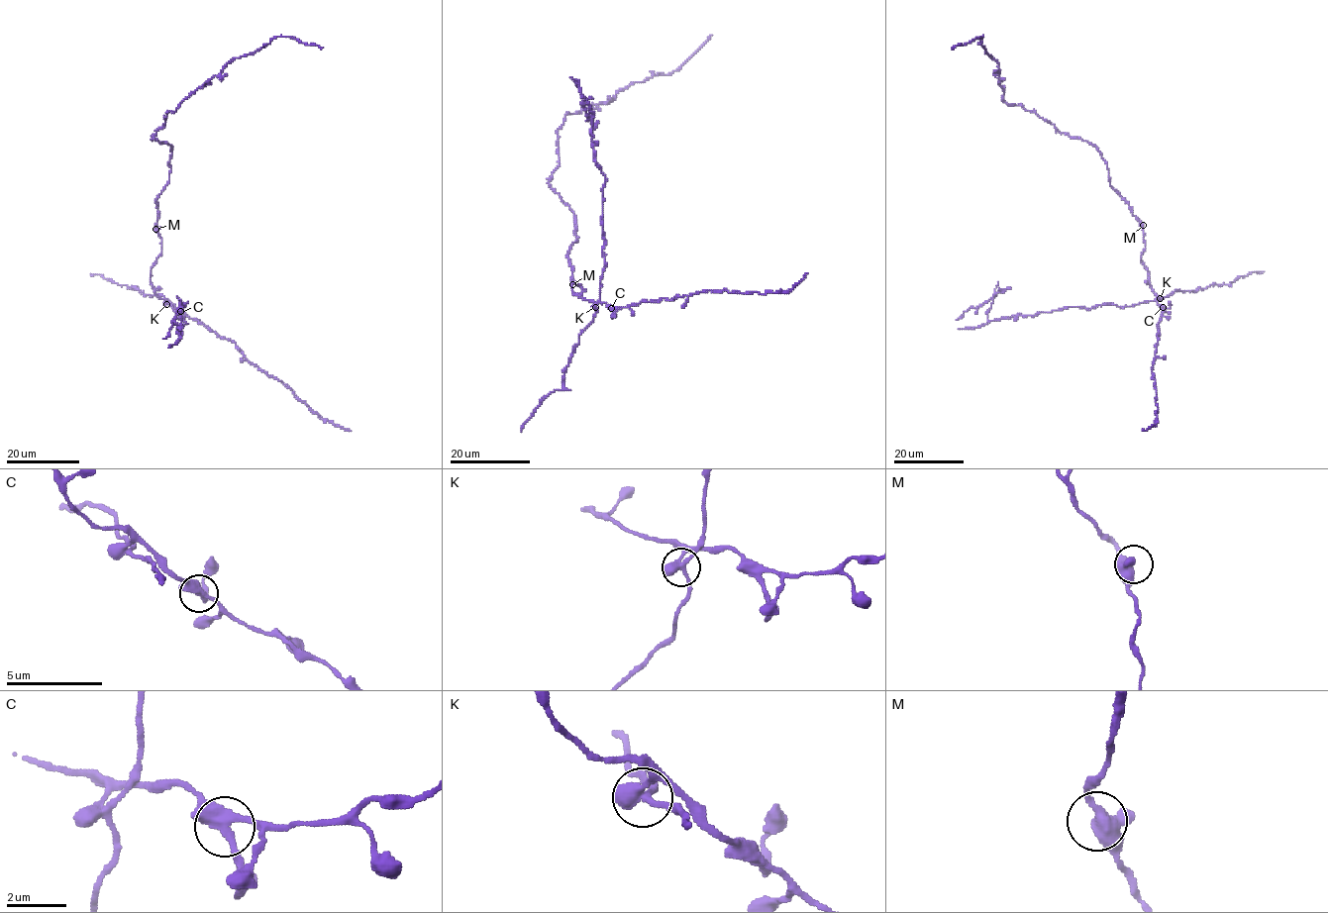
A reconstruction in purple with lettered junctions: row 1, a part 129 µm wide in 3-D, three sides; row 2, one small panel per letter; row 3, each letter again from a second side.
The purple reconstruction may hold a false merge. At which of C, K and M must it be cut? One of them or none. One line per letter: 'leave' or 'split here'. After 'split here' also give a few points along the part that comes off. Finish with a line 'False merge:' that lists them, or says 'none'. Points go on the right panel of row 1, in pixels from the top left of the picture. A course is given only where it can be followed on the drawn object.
C: leave
K: split here; course (1160, 298), (1124, 308), (1108, 303), (1088, 310), (1064, 307), (988, 321), (992, 298), (956, 320)
M: leave
False merge: K

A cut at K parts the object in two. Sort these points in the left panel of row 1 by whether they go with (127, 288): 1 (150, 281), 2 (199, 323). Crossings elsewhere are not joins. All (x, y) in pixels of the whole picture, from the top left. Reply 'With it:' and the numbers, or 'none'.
With it: none

